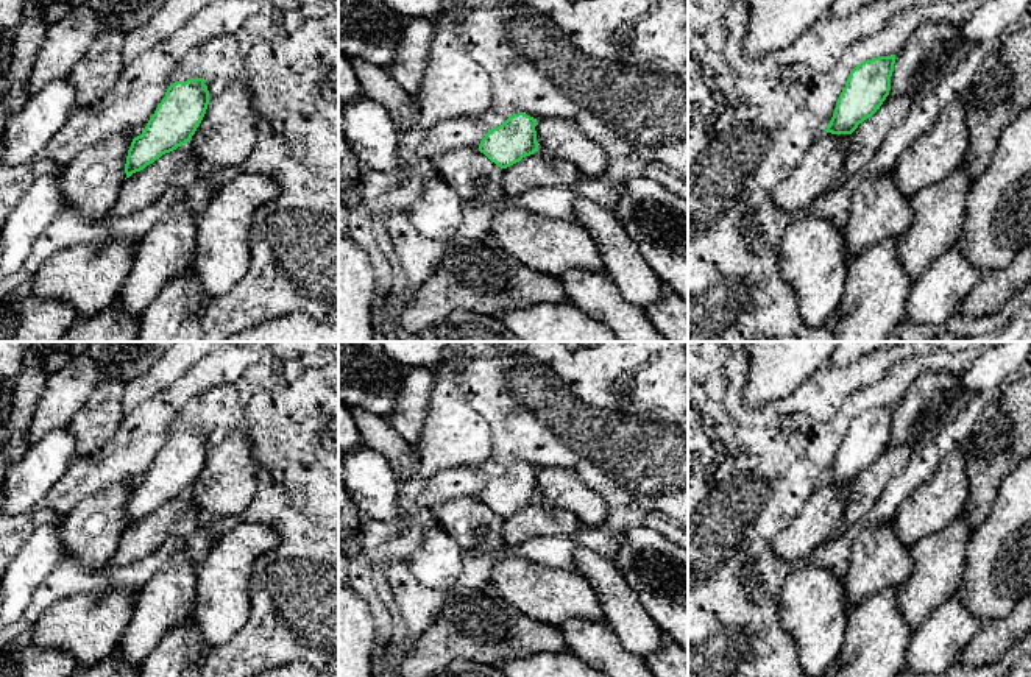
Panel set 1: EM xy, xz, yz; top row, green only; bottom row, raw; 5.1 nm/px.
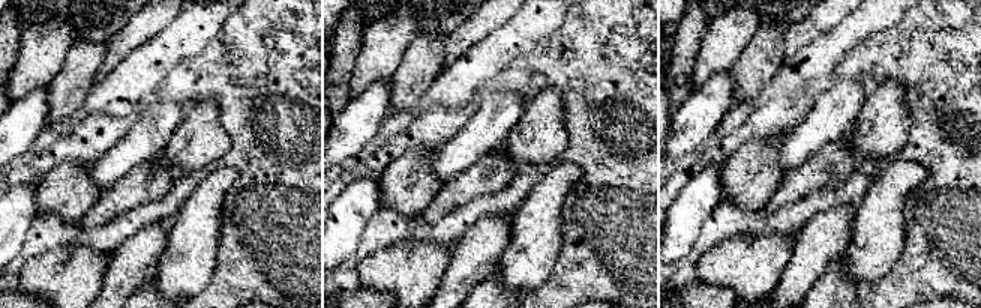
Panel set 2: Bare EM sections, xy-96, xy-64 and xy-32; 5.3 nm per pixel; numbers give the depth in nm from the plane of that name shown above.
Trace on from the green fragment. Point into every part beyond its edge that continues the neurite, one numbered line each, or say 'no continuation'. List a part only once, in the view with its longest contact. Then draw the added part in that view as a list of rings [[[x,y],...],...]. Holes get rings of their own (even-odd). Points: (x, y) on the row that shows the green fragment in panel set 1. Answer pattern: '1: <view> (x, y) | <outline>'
no continuation

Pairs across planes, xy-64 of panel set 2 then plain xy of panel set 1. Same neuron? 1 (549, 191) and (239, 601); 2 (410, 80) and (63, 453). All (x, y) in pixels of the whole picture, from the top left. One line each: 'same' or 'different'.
1: same
2: different

